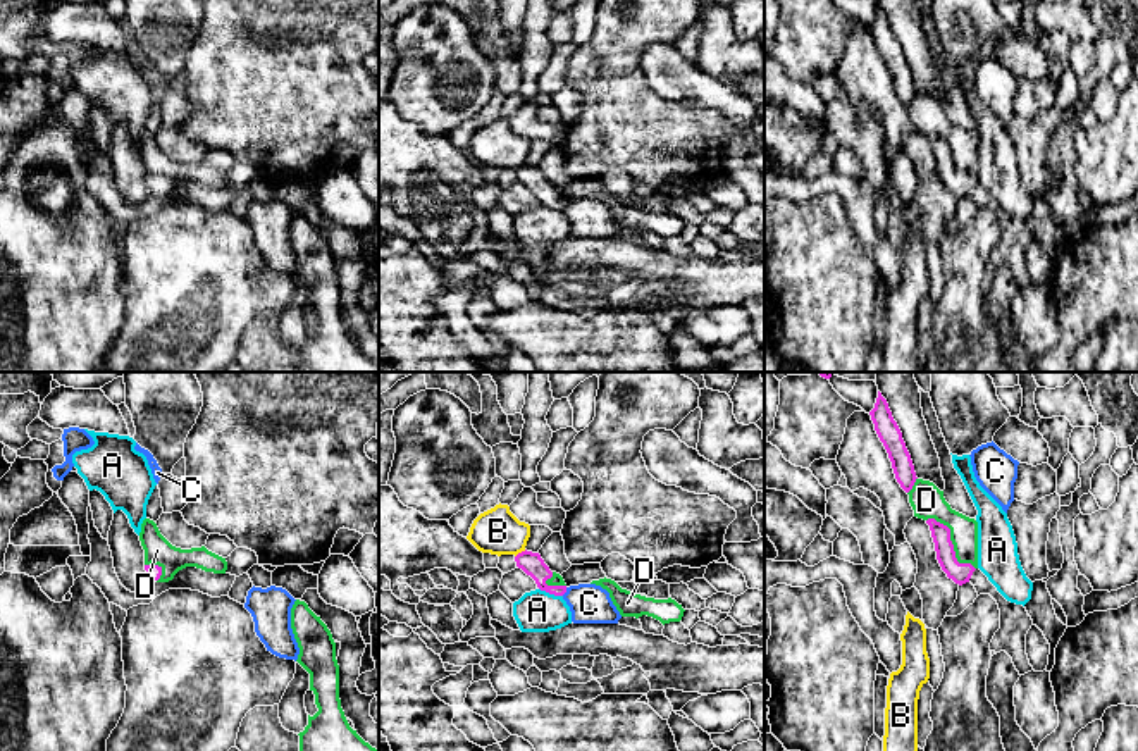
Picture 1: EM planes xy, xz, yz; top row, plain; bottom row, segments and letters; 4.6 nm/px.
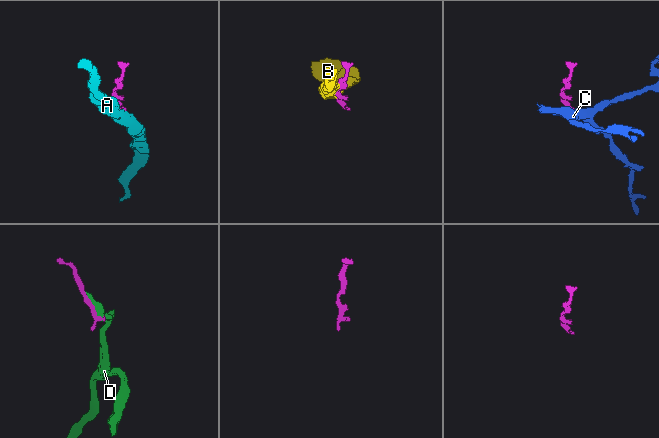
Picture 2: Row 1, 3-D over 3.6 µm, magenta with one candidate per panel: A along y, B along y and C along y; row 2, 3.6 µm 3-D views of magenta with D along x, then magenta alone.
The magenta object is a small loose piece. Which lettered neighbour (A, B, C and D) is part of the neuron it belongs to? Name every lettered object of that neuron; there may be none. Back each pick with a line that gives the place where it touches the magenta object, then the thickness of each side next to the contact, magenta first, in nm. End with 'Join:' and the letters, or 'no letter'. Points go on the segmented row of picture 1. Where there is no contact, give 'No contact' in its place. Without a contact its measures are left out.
D: Touches magenta at yz (951, 543). Thickness 100 nm (magenta) against 160 nm
Join: D

